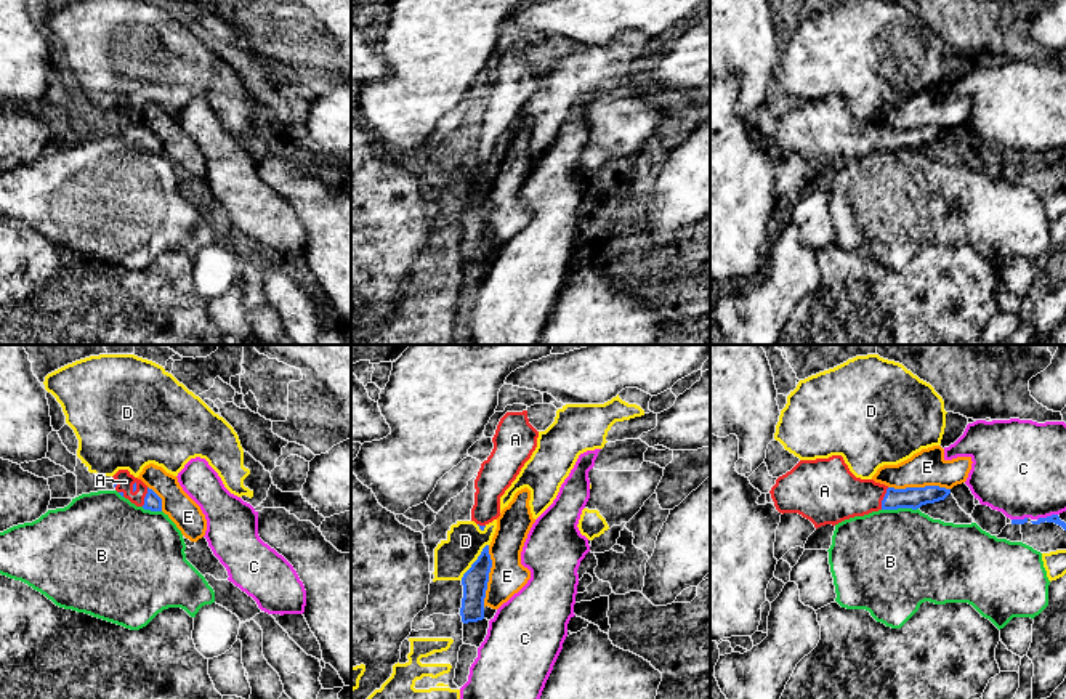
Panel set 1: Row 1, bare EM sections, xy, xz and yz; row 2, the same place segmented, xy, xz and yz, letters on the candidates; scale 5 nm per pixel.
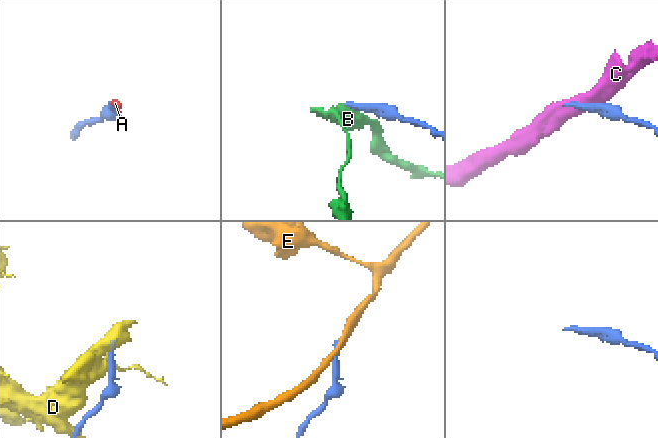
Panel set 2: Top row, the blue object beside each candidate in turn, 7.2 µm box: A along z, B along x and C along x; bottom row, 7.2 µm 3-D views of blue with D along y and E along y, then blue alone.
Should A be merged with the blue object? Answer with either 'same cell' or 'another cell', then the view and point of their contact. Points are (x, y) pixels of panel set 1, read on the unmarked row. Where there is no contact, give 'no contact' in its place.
same cell; meets blue in yz at (884, 140)

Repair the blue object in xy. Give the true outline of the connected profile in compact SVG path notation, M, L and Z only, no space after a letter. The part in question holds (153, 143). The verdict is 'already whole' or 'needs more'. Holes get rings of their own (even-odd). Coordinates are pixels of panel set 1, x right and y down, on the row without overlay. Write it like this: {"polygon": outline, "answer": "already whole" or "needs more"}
{"polygon": "M119 111L112 120L115 131L136 147L162 152L162 139L128 111Z", "answer": "needs more"}

